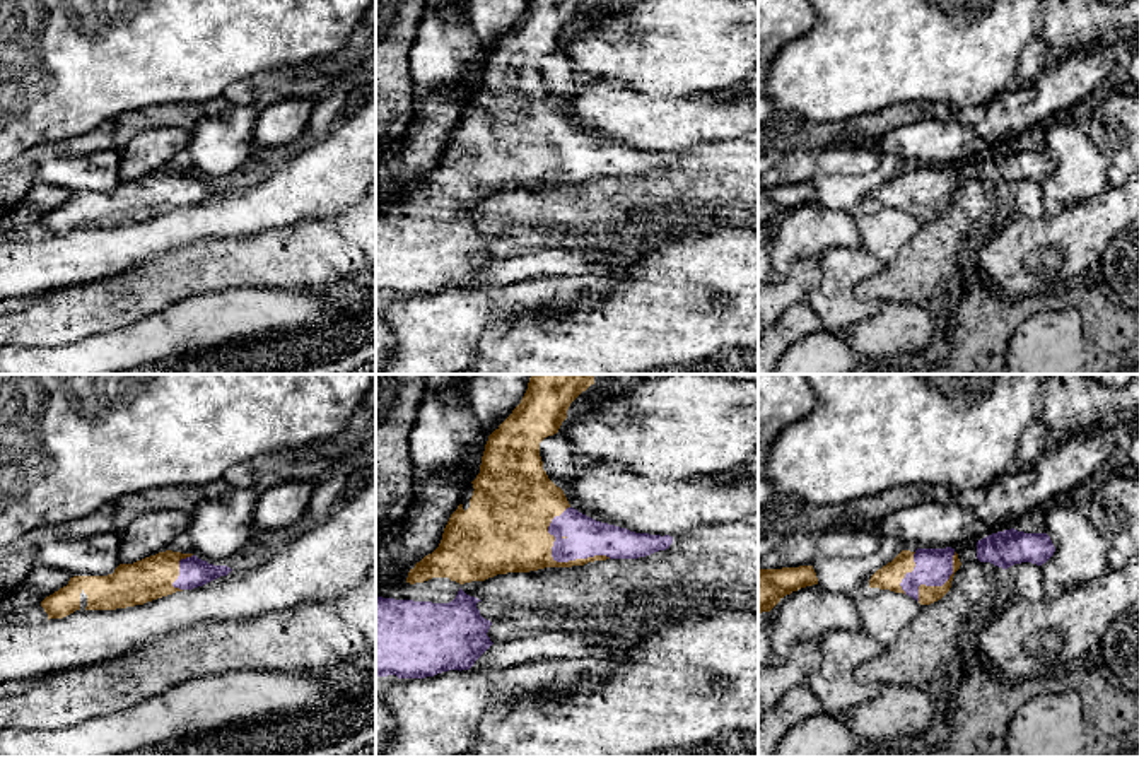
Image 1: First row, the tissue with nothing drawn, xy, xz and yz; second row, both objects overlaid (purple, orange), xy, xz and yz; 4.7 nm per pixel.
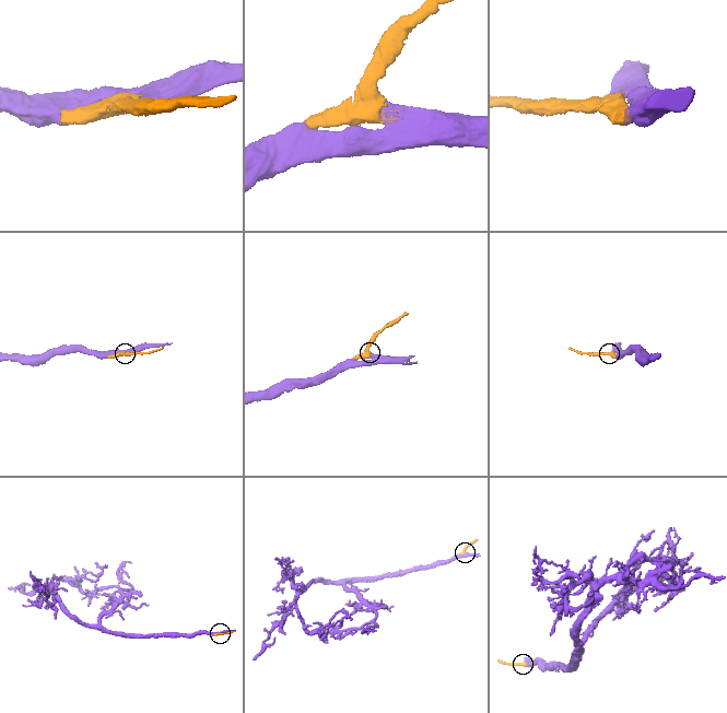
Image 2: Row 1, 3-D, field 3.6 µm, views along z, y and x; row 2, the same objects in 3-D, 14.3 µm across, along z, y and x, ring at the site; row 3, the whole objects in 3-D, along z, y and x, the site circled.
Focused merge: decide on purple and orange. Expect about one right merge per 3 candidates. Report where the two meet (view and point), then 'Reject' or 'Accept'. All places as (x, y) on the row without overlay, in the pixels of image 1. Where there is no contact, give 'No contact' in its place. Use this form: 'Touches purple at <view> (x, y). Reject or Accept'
Touches purple at xz (564, 178). Accept

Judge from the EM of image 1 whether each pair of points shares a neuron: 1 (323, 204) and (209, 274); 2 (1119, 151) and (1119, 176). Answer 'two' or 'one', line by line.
1: two
2: one

